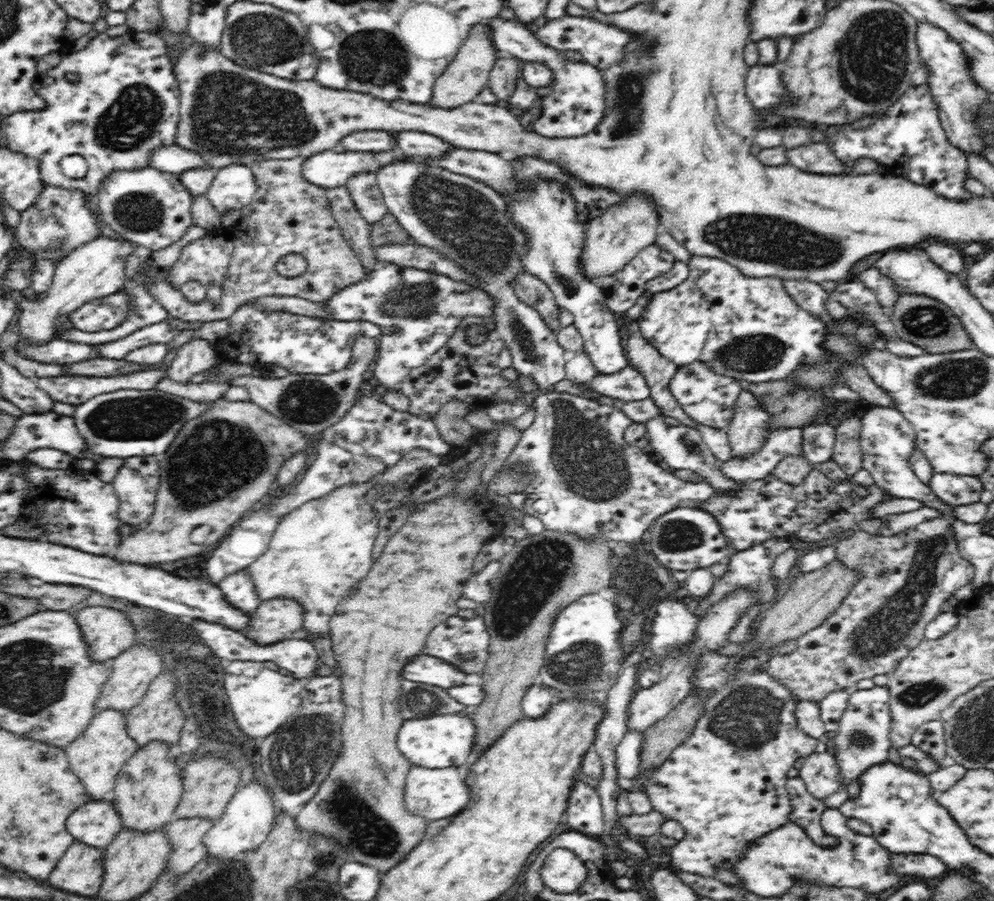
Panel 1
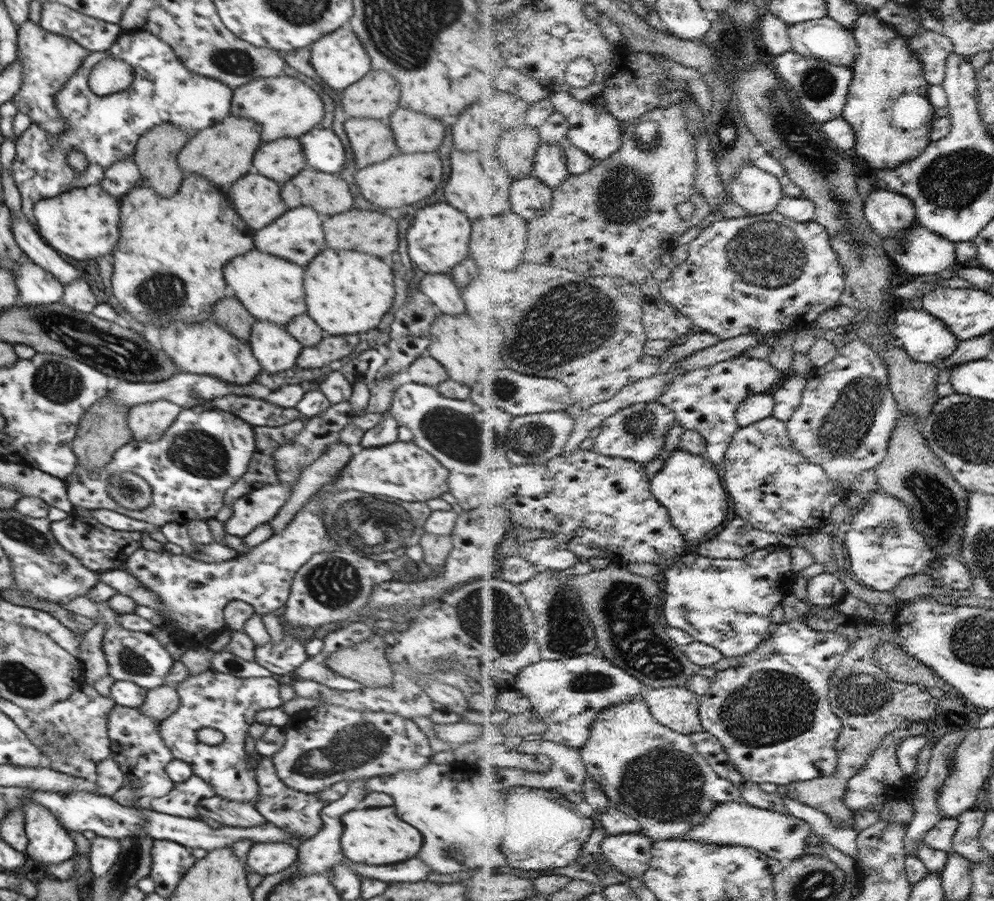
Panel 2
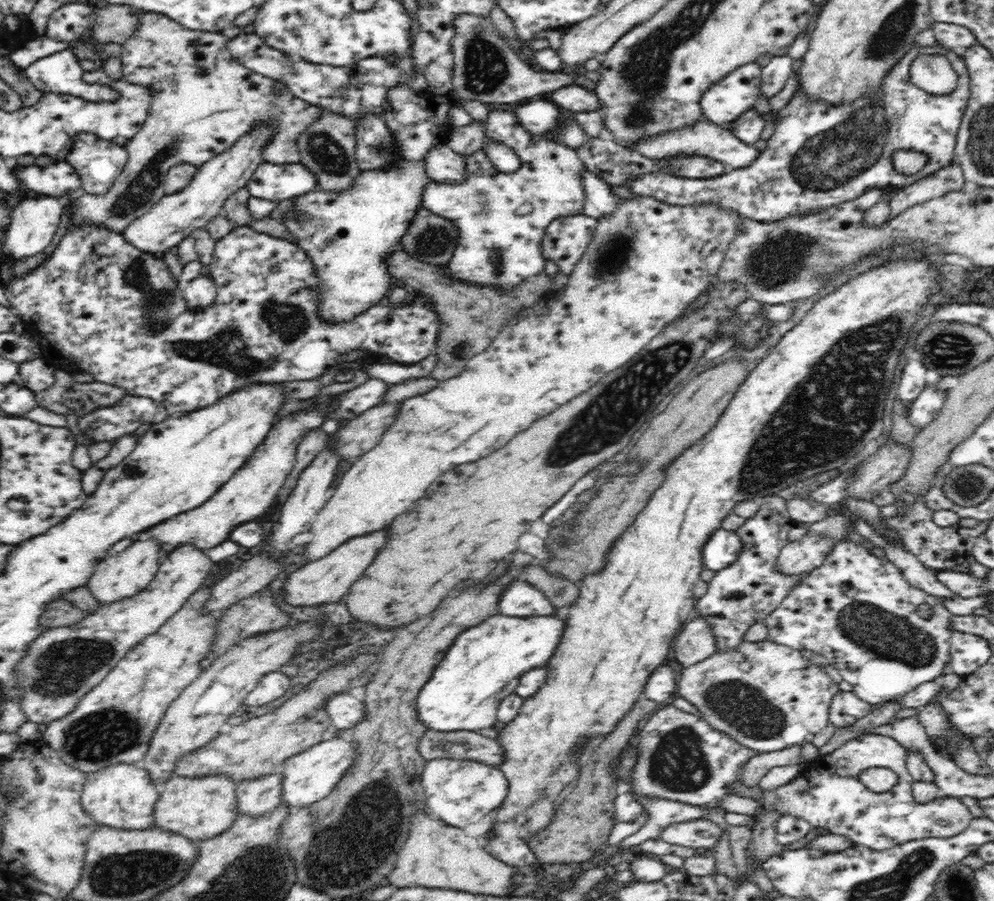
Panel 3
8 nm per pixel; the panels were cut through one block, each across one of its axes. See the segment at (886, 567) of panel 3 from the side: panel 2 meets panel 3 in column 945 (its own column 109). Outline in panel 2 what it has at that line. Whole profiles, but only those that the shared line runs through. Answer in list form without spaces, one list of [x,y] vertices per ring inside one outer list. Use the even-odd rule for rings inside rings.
[[[84,595],[68,602],[68,610],[86,616],[93,622],[100,622],[106,626],[102,639],[102,652],[106,656],[109,675],[114,681],[134,682],[143,689],[153,689],[166,684],[165,676],[170,672],[174,660],[170,653],[160,645],[160,642],[150,633],[126,630],[116,621],[119,614],[108,605],[108,601],[93,601]]]

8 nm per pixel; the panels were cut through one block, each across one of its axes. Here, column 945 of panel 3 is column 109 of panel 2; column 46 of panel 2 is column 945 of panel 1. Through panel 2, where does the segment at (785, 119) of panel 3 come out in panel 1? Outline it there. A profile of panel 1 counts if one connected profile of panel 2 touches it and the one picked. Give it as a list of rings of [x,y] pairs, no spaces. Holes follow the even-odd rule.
[[[927,84],[910,86],[888,110],[845,125],[829,125],[827,145],[845,166],[853,168],[856,160],[869,158],[880,163],[890,175],[930,187],[948,199],[966,199],[975,195],[966,187],[968,159],[953,147],[938,116],[938,103]]]

